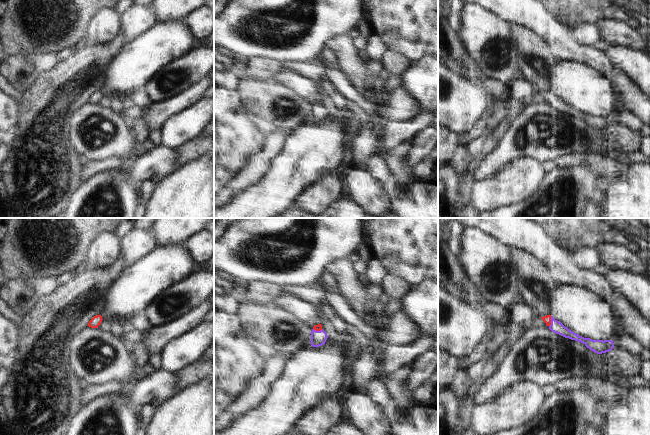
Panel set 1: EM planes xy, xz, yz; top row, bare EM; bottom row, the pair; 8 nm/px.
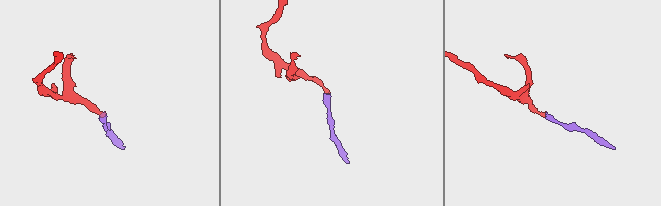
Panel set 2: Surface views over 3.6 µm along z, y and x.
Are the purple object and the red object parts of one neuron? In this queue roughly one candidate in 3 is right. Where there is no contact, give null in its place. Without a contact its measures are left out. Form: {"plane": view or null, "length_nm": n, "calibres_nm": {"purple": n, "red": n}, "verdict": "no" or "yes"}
{"plane": "yz", "length_nm": 90, "calibres_nm": {"purple": 100, "red": 60}, "verdict": "yes"}

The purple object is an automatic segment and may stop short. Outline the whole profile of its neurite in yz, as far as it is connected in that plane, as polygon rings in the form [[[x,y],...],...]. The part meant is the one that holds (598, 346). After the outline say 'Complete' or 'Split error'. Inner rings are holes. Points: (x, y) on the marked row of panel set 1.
[[[547,315],[541,318],[552,332],[559,334],[565,338],[581,342],[587,348],[597,354],[609,352],[614,347],[613,340],[592,340],[590,338],[584,338],[577,335],[576,333],[565,327],[561,322],[555,320],[551,315]]]. Split error

